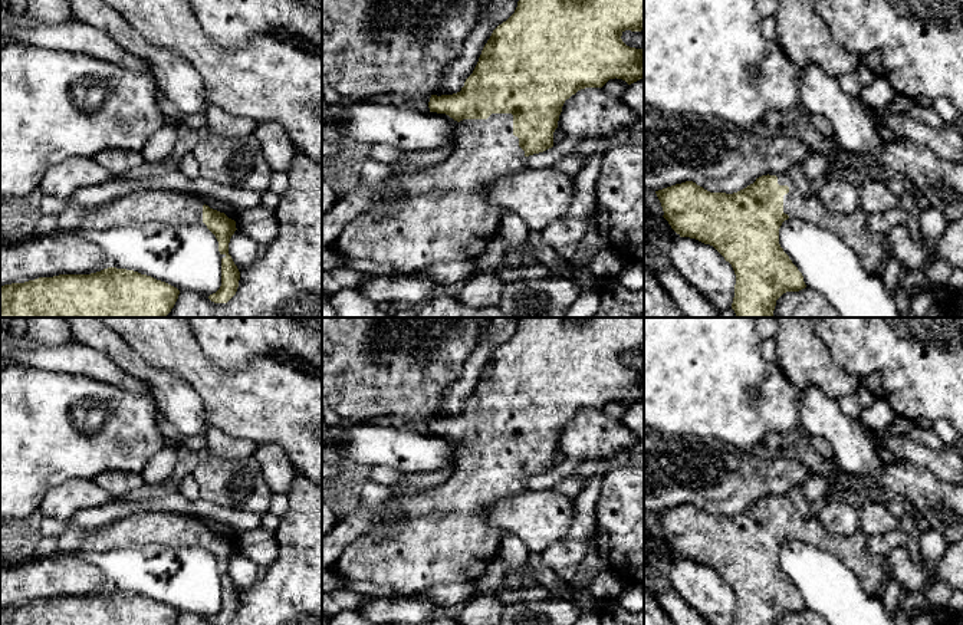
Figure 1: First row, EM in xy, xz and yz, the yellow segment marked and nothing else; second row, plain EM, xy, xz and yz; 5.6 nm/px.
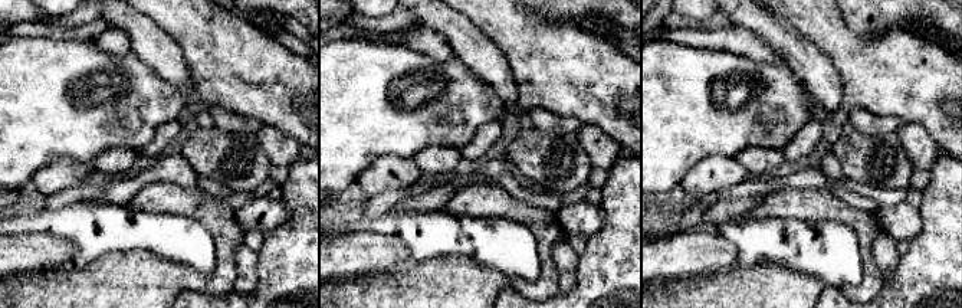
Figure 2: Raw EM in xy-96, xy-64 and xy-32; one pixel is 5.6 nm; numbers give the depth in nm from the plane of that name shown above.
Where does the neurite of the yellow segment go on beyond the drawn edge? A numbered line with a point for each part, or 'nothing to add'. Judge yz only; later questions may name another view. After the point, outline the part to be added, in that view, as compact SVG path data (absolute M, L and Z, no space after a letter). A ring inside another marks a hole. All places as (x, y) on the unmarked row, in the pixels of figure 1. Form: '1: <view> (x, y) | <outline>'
1: yz (871, 571) | M769 496L769 497L776 497L776 496ZM783 496L783 497L776 497L778 499L778 506L779 507L788 507L789 509L789 514L783 517L783 534L789 537L789 540L792 539L798 539L802 540L805 543L814 545L821 547L825 552L829 552L831 555L834 555L835 557L838 557L858 579L860 585L862 586L862 589L871 595L877 593L877 592L885 592L888 588L888 583L891 582L891 576L888 573L888 560L887 556L884 555L874 555L870 553L867 550L867 543L868 543L868 534L860 529L857 533L847 536L847 537L835 537L831 533L828 533L821 522L818 520L816 516L811 516L811 517L803 517L798 509L793 506L792 500L789 496Z

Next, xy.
1: xy (168, 529) | M139 511L109 524L96 527L91 534L86 536L82 547L105 549L161 545L168 547L200 546L207 550L207 547L203 545L203 527L203 522L190 514L171 511Z

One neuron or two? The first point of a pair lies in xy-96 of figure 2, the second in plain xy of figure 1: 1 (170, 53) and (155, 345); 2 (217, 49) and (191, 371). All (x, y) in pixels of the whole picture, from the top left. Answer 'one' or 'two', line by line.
1: two
2: one

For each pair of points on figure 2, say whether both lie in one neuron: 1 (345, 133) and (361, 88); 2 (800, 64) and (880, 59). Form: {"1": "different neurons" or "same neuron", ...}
{"1": "same neuron", "2": "different neurons"}

